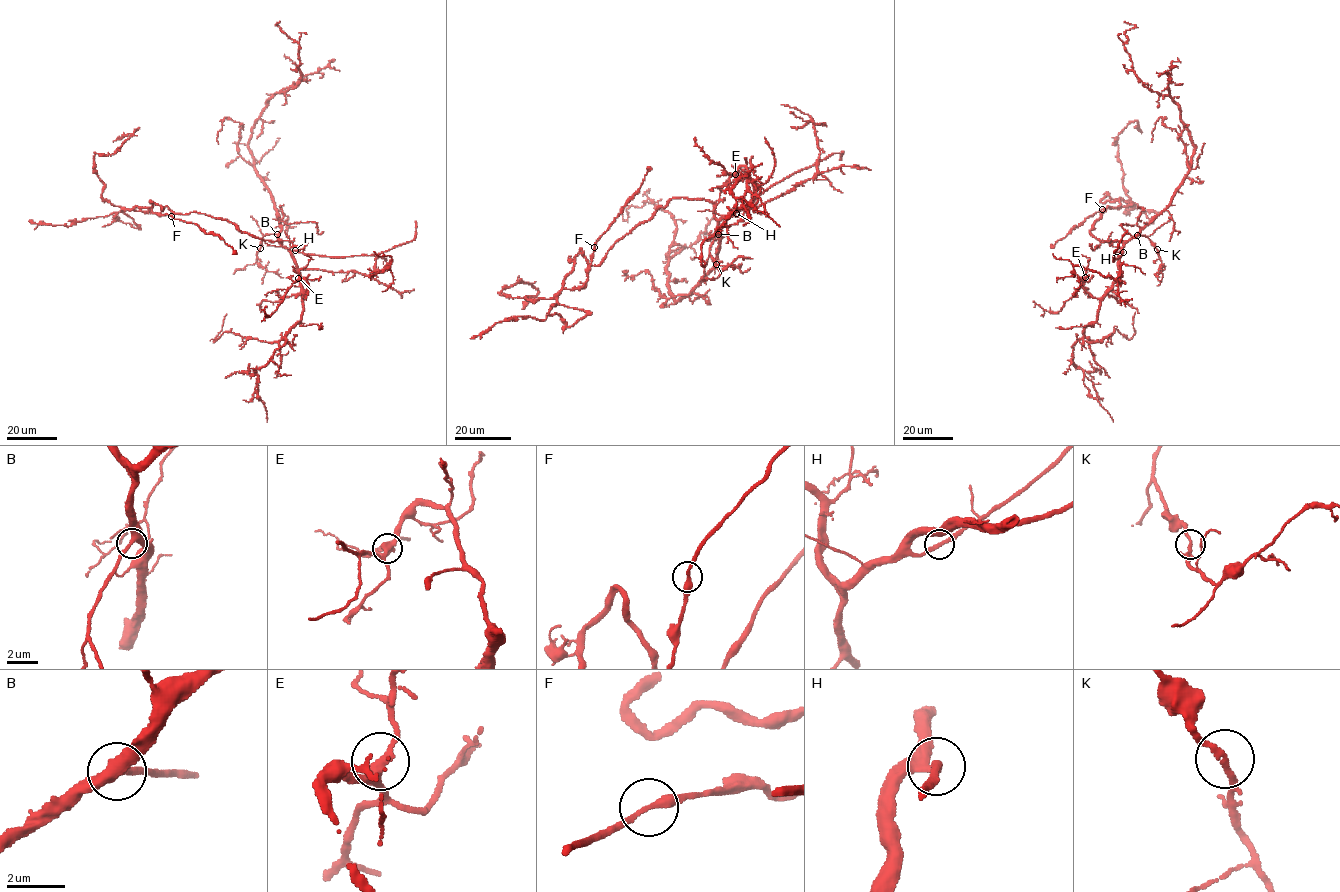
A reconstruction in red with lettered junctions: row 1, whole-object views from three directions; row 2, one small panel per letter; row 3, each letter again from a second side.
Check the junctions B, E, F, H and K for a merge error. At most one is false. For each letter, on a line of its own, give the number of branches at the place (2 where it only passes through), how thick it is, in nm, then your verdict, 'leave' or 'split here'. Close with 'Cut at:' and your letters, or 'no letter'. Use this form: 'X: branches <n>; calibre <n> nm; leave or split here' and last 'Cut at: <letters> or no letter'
B: branches 3; calibre 360 nm; leave
E: branches 3; calibre 360 nm; leave
F: branches 2; calibre 280 nm; leave
H: branches 2; calibre 220 nm; leave
K: branches 2; calibre 180 nm; leave
Cut at: no letter

